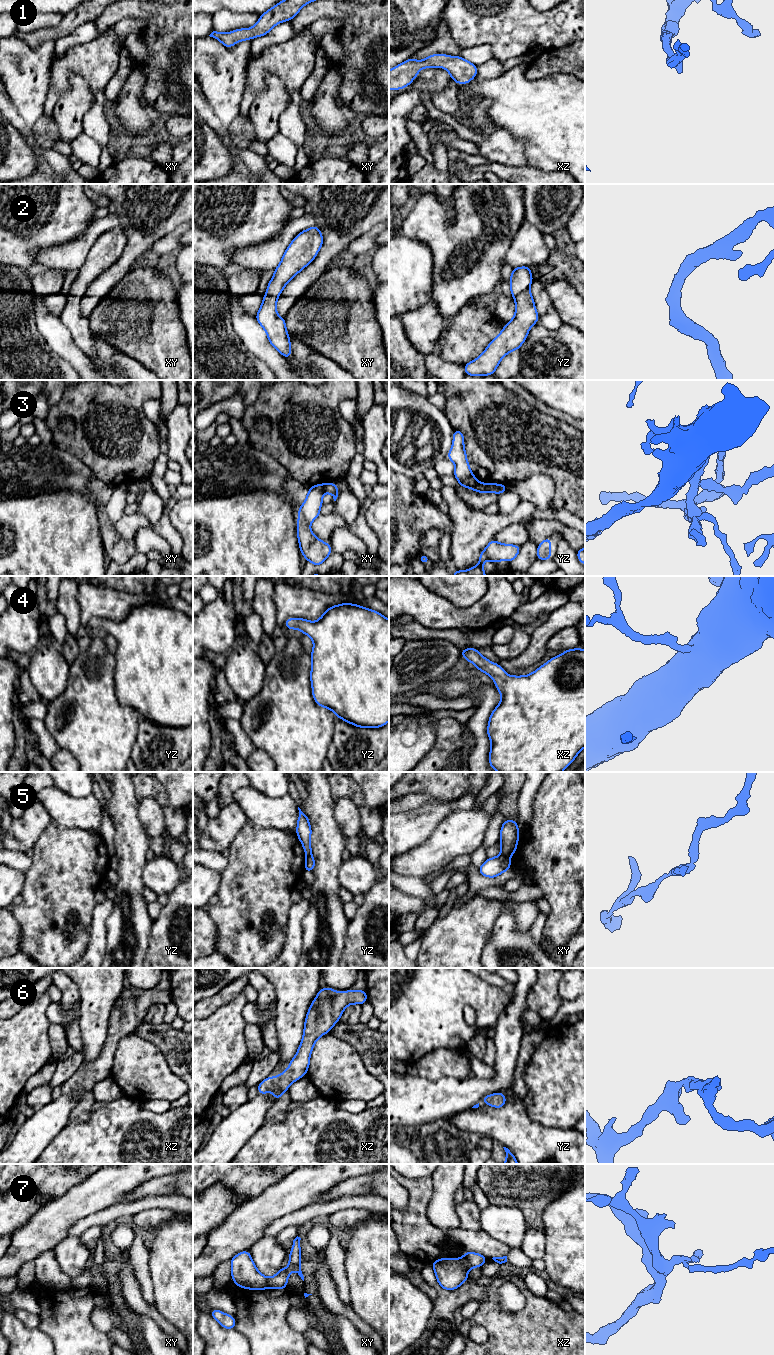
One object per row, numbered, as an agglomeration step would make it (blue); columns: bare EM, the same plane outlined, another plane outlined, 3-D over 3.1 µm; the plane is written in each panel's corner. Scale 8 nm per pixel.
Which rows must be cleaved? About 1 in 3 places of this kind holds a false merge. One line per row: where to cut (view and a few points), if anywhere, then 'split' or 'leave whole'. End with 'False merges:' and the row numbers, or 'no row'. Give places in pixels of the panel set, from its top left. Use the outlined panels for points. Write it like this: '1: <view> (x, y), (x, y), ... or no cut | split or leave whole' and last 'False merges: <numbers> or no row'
1: no cut | leave whole
2: no cut | leave whole
3: xy (323, 484), (325, 491) | split
4: no cut | leave whole
5: xy (501, 853), (508, 857) | split
6: no cut | leave whole
7: xz (460, 1259), (468, 1269) | split
False merges: 3, 5, 7

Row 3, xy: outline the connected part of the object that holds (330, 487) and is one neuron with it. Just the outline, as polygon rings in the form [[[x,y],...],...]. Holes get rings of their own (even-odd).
[[[329,482],[324,484],[324,490],[325,492],[330,493],[333,496],[334,501],[336,501],[339,493],[339,489],[336,486],[336,484]]]

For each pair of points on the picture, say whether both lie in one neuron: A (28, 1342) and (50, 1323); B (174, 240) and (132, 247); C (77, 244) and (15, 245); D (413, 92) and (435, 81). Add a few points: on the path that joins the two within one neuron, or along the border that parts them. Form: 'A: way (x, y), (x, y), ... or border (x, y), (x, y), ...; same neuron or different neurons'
A: border (38, 1328), (47, 1332), (54, 1344); different neurons
B: border (174, 230), (159, 238), (151, 246); different neurons
C: border (81, 233), (69, 241), (41, 248), (38, 251); different neurons
D: way (413, 85), (420, 78), (428, 78); same neuron

